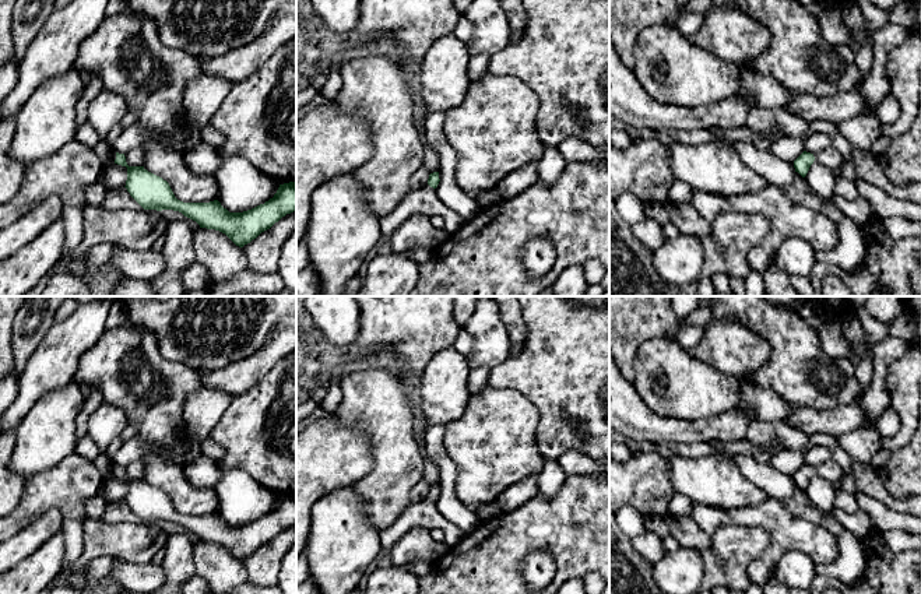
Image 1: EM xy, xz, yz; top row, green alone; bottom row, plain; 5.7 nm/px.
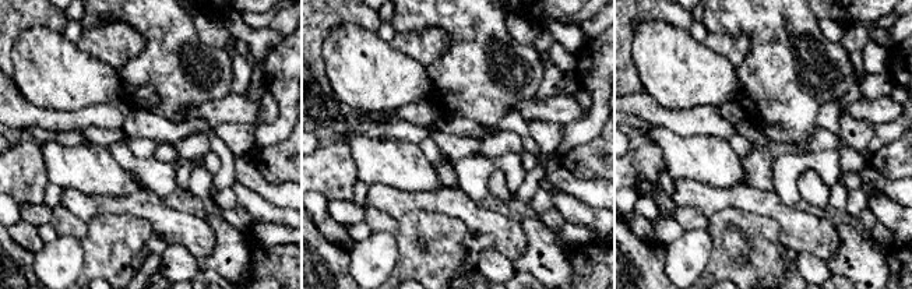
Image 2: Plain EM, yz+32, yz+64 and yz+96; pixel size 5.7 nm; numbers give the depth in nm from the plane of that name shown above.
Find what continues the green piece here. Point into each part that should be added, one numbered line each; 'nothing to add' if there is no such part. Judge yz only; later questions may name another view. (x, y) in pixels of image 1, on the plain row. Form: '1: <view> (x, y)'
1: yz (829, 470)

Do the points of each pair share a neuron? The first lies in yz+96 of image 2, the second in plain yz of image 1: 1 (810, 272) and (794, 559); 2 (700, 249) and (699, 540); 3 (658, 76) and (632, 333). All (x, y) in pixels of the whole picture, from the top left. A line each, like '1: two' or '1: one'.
1: one
2: two
3: two

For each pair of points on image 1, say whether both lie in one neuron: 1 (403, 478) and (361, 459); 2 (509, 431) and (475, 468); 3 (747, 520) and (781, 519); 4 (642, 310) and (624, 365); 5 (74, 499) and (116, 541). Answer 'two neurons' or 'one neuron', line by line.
1: two neurons
2: one neuron
3: one neuron
4: one neuron
5: two neurons

